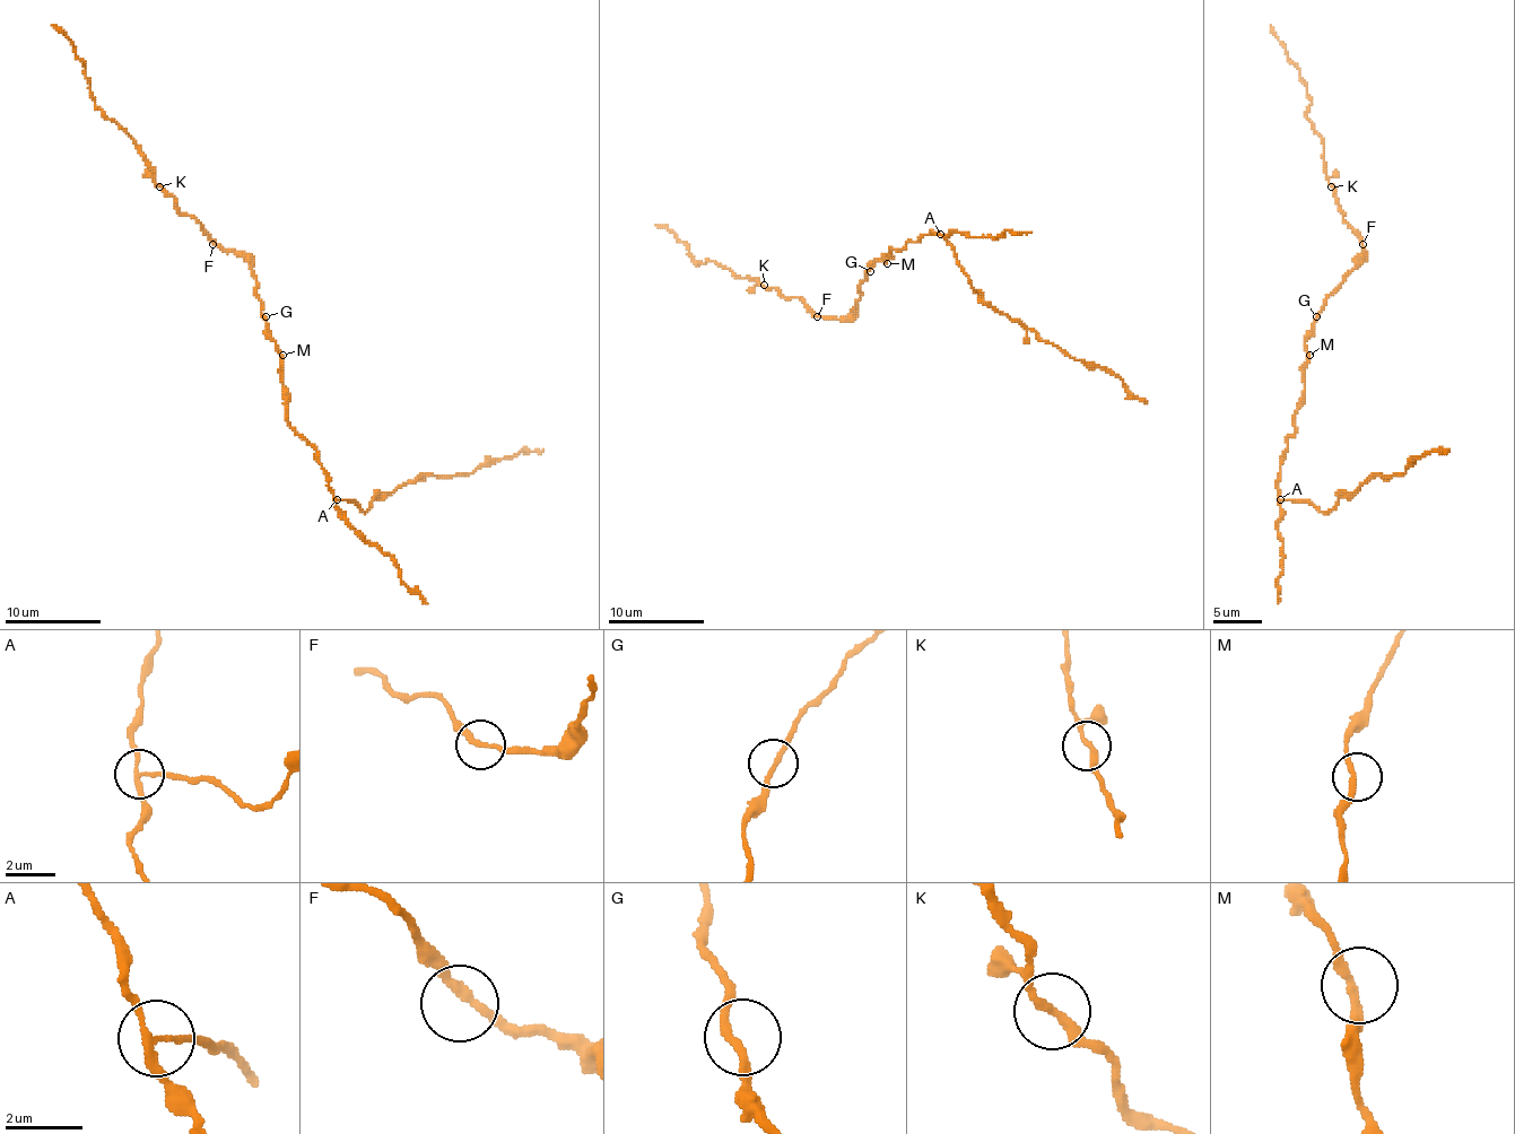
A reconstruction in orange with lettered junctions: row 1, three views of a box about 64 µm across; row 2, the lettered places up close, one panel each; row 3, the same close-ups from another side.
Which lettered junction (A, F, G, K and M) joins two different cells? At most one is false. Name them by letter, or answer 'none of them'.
A

